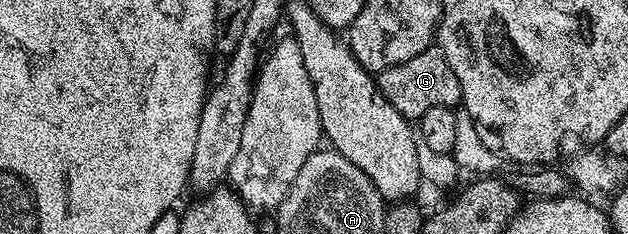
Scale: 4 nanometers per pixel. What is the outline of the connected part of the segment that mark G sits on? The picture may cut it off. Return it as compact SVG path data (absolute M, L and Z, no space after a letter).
M434 46L416 54L416 58L408 58L408 62L400 62L400 66L377 73L376 83L383 98L392 106L396 106L401 116L411 122L421 120L424 114L428 114L428 110L436 106L457 109L462 103L460 82L456 82L452 66L448 66L448 62Z

